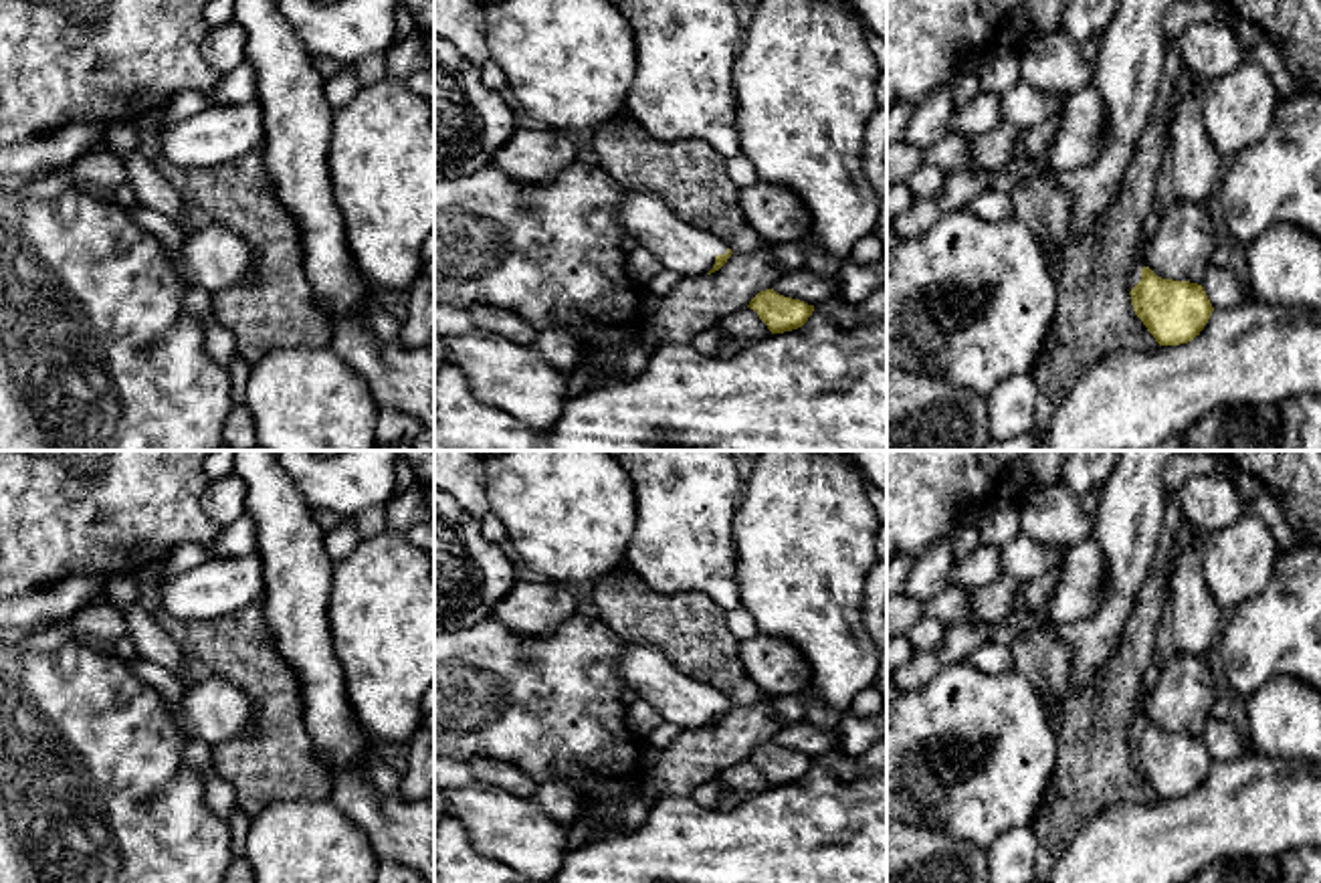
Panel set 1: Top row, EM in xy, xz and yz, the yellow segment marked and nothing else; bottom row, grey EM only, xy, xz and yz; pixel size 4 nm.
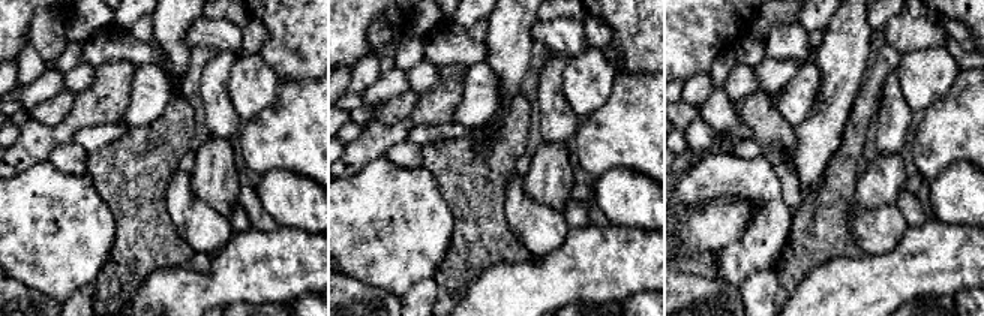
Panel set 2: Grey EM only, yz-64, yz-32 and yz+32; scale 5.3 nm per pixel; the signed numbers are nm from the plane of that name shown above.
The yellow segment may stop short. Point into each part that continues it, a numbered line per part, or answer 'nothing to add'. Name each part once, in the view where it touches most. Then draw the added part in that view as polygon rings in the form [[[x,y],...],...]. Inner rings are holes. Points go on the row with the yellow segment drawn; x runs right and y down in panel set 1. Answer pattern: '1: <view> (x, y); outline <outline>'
1: xz (685, 249); outline [[[622,188],[618,218],[640,247],[650,251],[665,269],[683,277],[707,275],[727,242],[717,234],[687,224],[667,202],[644,190]]]

